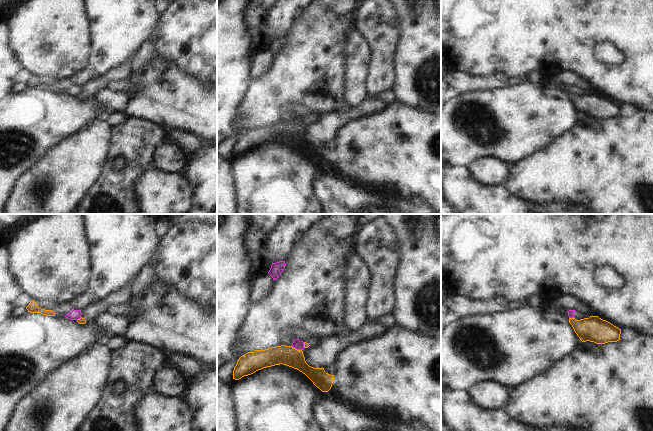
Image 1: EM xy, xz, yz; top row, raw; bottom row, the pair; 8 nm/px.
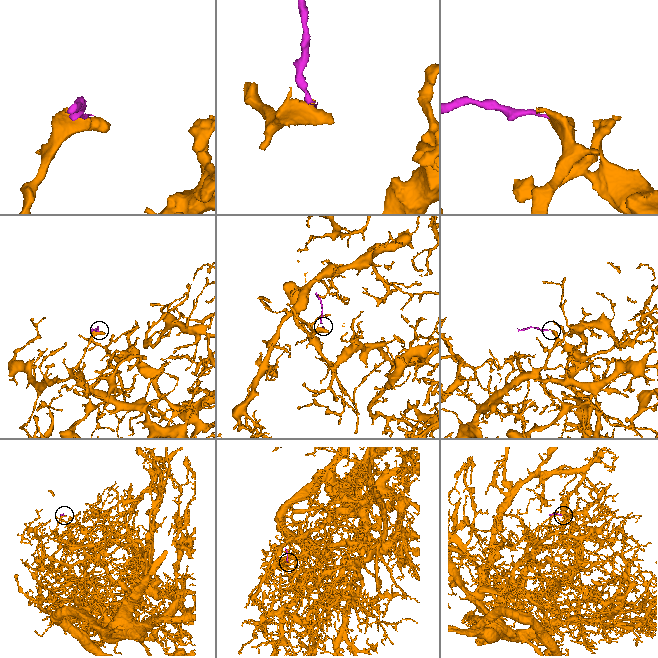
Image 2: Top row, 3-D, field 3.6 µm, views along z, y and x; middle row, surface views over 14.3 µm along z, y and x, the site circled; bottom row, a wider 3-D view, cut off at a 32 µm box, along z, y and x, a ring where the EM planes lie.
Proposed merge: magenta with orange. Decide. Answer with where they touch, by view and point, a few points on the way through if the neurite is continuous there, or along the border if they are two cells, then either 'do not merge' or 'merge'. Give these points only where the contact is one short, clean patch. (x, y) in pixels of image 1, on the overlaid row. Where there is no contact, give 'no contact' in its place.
xz (296, 348) | along xz (291, 346), (301, 350) | do not merge

